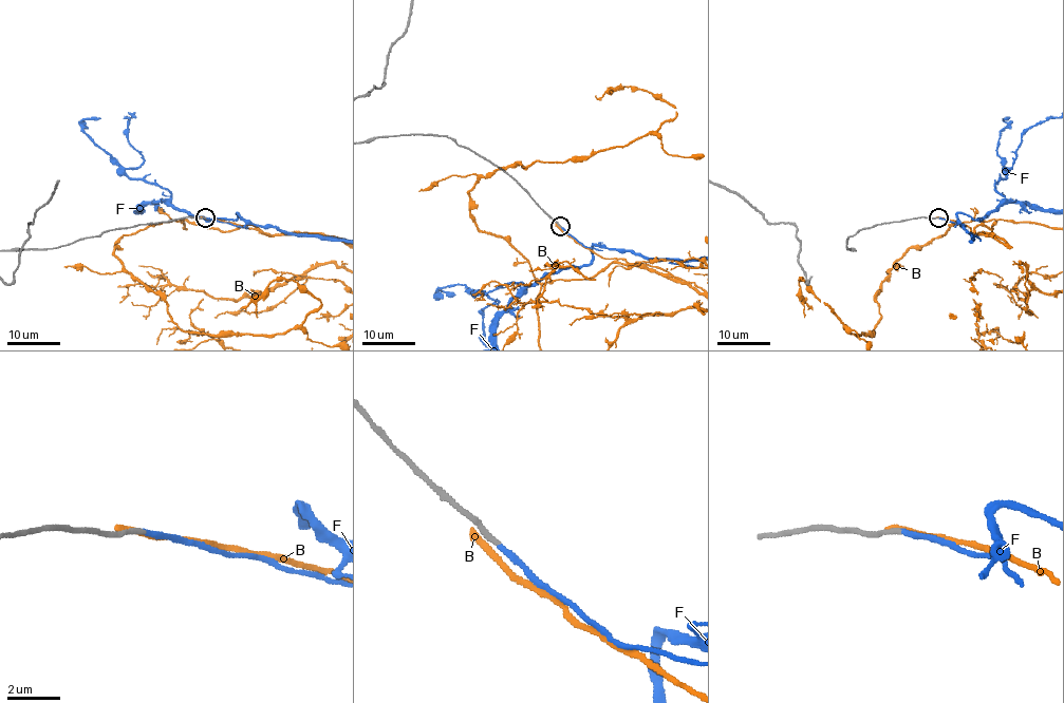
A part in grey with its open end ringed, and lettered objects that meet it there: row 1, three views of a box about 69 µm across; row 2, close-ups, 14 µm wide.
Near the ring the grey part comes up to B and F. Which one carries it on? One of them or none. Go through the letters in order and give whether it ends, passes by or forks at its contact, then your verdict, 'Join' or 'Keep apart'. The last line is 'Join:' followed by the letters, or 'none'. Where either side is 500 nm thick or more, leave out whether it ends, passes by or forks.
B: It ends there. Keep apart
F: It ends there. Join
Join: F

